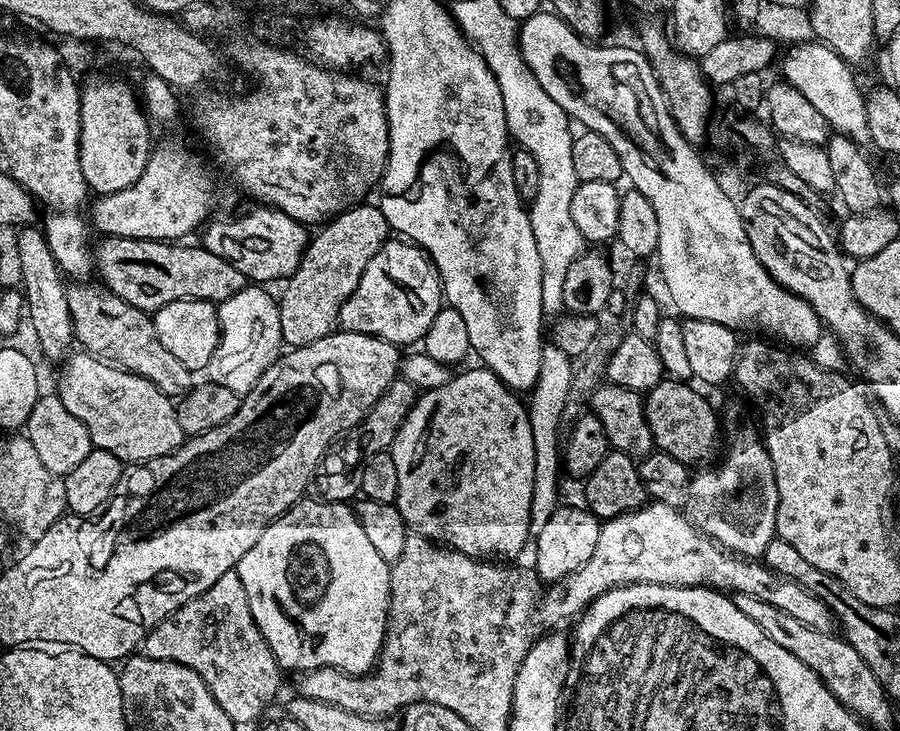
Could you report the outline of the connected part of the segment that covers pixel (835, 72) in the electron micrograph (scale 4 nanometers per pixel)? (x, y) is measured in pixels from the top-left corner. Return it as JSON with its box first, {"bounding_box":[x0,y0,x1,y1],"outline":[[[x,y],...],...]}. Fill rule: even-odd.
{"bounding_box":[782,42,869,145],"outline":[[[819,42],[795,43],[787,50],[789,51],[782,64],[783,79],[806,96],[810,106],[814,106],[814,110],[822,114],[829,129],[835,130],[839,135],[847,136],[857,145],[867,145],[869,139],[864,105],[865,93],[860,92],[859,86],[856,85],[856,80],[852,77],[853,69],[848,61],[843,60],[832,48],[827,48]]]}

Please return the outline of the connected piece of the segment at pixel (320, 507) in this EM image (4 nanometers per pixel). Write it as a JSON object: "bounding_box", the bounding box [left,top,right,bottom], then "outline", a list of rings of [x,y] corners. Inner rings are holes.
{"bounding_box":[234,499,392,676],"outline":[[[305,499],[289,508],[273,524],[268,524],[262,538],[258,538],[258,542],[254,542],[254,546],[250,546],[246,554],[242,554],[234,571],[242,578],[246,598],[250,598],[250,614],[254,614],[254,622],[258,622],[258,630],[262,630],[262,638],[266,638],[281,669],[288,671],[289,668],[290,671],[296,672],[295,674],[303,674],[315,668],[340,668],[352,676],[362,676],[371,672],[376,666],[376,661],[380,659],[380,647],[384,645],[384,635],[388,629],[388,604],[392,601],[392,573],[382,554],[378,554],[378,550],[374,550],[374,545],[366,539],[355,511],[347,503],[315,499]]]}

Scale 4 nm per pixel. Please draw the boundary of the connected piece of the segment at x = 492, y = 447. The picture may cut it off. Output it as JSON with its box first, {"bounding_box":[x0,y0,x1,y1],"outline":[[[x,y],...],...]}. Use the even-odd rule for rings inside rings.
{"bounding_box":[391,366,534,558],"outline":[[[475,366],[469,372],[453,375],[446,386],[438,386],[421,391],[416,398],[416,404],[410,414],[404,419],[404,424],[398,430],[396,440],[392,443],[391,453],[398,470],[398,490],[396,496],[396,509],[402,514],[405,524],[413,533],[425,536],[441,546],[456,549],[456,551],[475,556],[477,558],[500,558],[496,556],[516,556],[524,548],[524,543],[529,543],[530,533],[530,498],[534,490],[534,434],[530,434],[528,409],[525,401],[513,392],[492,373],[489,368]]]}

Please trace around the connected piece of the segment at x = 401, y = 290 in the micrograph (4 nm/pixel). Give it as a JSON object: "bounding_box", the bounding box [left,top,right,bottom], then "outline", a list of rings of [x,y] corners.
{"bounding_box":[339,238,442,346],"outline":[[[389,238],[370,258],[370,266],[362,270],[358,286],[340,311],[339,327],[346,332],[377,336],[397,346],[423,341],[434,314],[442,307],[440,273],[423,248],[404,238]]]}

